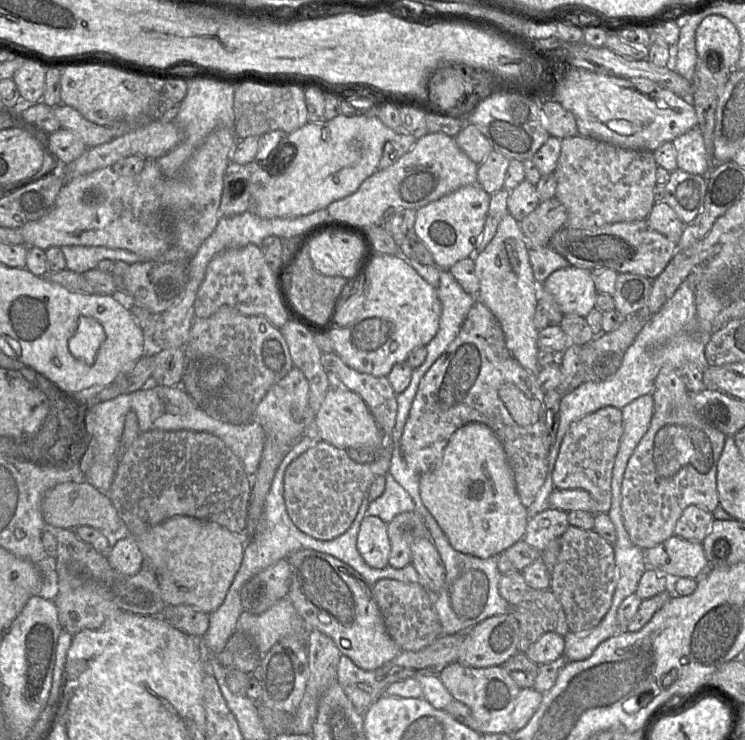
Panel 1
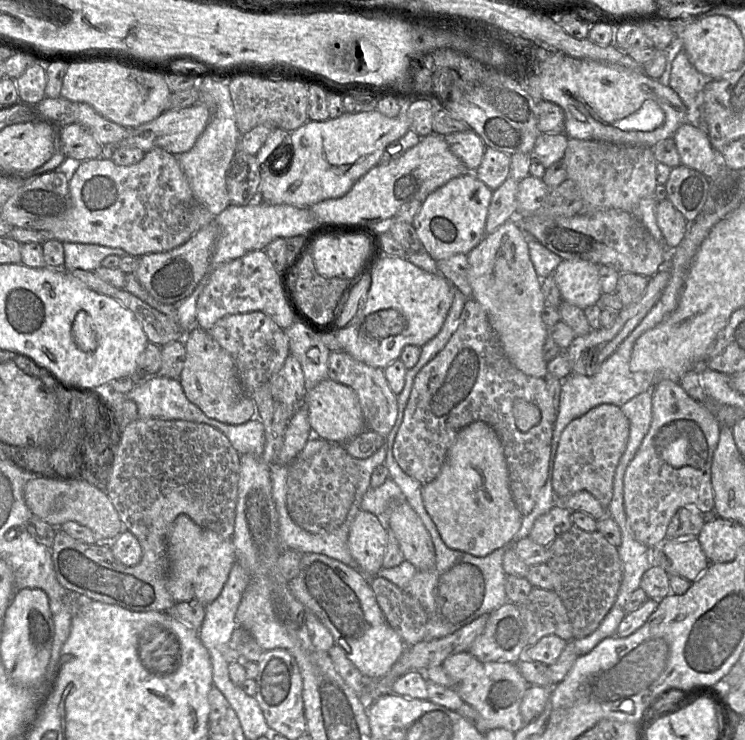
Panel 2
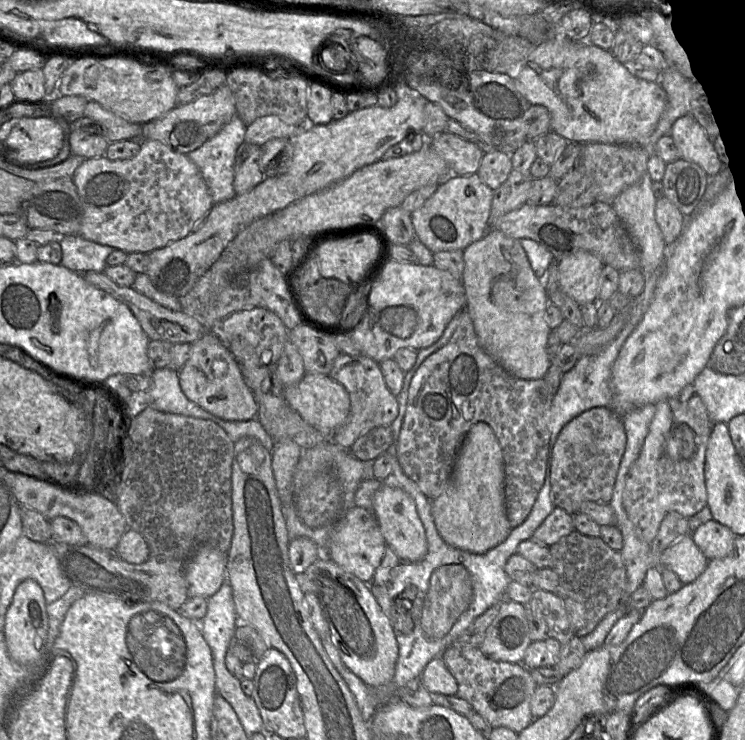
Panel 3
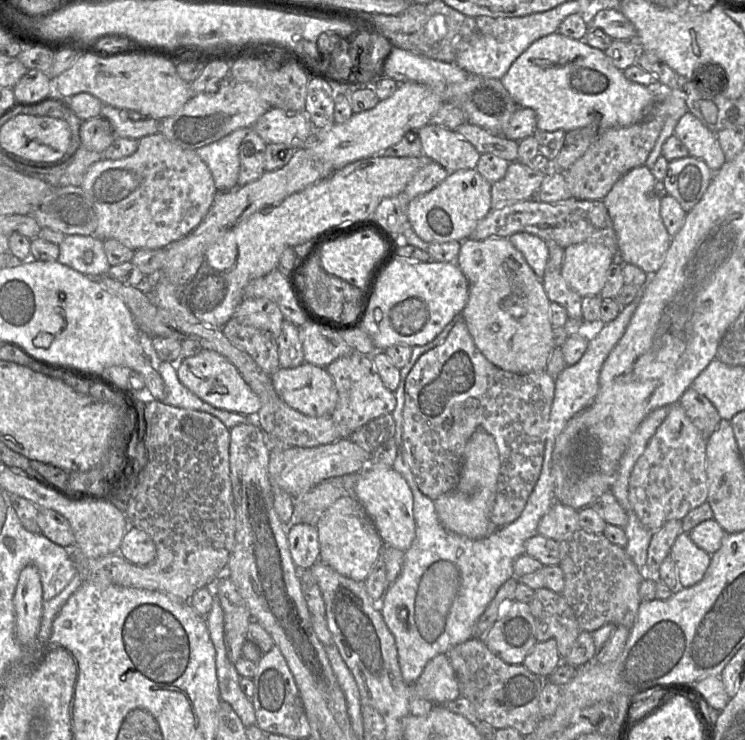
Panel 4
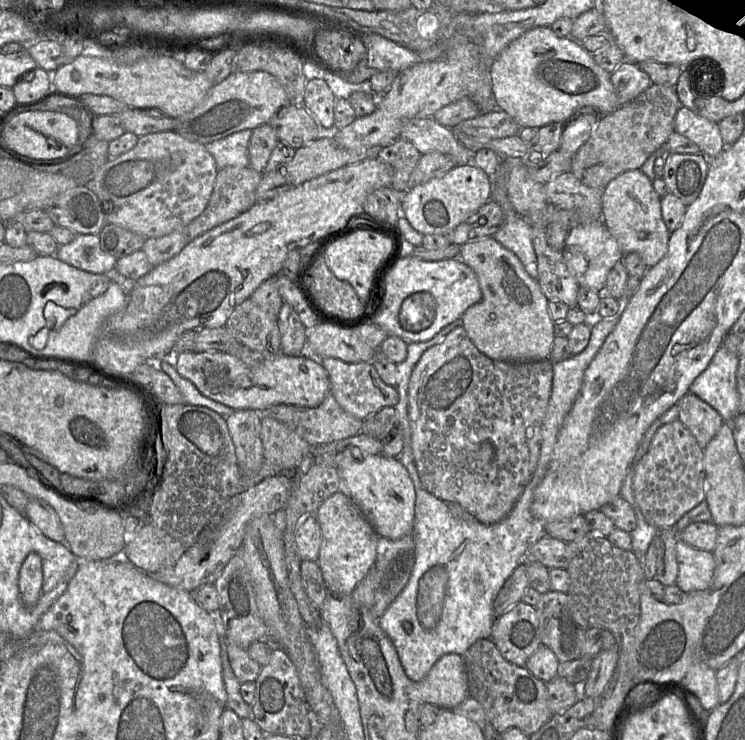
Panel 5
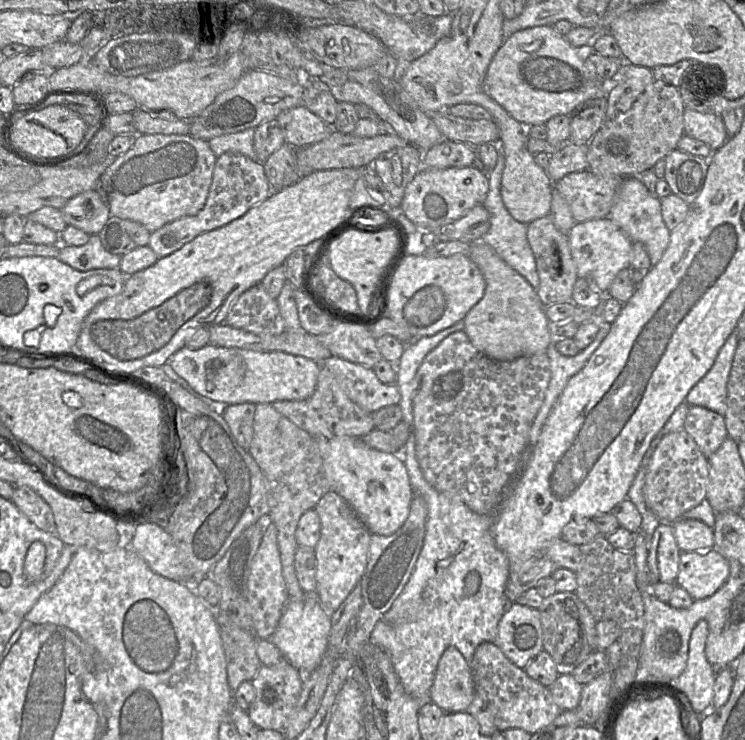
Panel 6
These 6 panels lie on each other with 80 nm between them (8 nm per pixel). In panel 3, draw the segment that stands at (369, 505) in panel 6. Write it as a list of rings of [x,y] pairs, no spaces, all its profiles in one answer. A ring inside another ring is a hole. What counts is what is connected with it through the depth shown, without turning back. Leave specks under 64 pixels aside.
[[[383,484],[373,495],[372,512],[386,544],[397,554],[400,561],[418,562],[425,557],[428,550],[425,529],[414,500],[402,488]]]

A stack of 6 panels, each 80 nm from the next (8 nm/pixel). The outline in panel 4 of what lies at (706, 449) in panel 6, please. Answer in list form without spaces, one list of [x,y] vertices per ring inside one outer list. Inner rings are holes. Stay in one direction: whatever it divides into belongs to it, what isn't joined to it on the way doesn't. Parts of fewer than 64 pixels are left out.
[[[692,387],[682,394],[679,404],[706,439],[712,435],[722,419],[714,405]]]

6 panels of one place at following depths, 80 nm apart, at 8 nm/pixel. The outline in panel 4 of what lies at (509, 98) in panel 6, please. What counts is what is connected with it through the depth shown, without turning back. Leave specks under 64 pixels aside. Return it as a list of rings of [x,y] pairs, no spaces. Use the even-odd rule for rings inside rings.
[[[559,32],[552,33],[550,35],[544,36],[535,42],[533,42],[511,65],[506,74],[500,79],[503,86],[512,96],[514,101],[523,108],[531,108],[536,112],[537,115],[537,130],[538,131],[556,131],[564,130],[569,132],[577,128],[583,128],[592,123],[597,123],[600,127],[600,130],[613,127],[625,127],[630,126],[635,123],[642,121],[650,112],[654,103],[658,100],[658,86],[657,87],[648,87],[641,85],[636,82],[628,80],[624,72],[616,68],[606,56],[605,52],[596,48],[593,48],[586,44],[584,40],[574,40],[568,37],[561,35]]]

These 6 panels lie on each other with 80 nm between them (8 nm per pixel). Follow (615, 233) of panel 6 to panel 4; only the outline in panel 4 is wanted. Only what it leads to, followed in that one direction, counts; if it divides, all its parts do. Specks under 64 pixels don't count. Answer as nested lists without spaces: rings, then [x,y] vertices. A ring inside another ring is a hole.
[[[573,244],[564,249],[561,274],[582,298],[600,296],[607,271],[614,261],[612,252],[600,244]]]

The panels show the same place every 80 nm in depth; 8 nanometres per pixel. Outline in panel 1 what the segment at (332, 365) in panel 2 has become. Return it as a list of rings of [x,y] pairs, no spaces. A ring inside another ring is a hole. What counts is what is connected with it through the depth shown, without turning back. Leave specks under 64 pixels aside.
[[[335,352],[323,353],[321,356],[321,364],[328,377],[330,386],[332,388],[346,388],[358,393],[367,404],[384,436],[386,436],[387,439],[390,439],[396,424],[398,394],[394,391],[388,378],[385,376],[377,377],[371,374],[358,372],[345,364]]]

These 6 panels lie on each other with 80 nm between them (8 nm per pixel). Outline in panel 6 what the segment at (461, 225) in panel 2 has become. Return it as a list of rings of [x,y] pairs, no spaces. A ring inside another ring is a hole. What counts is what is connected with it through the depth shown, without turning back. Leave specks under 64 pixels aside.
[[[478,164],[443,169],[422,168],[407,185],[400,207],[416,225],[435,228],[456,221],[473,207],[481,205],[488,190],[488,174]]]

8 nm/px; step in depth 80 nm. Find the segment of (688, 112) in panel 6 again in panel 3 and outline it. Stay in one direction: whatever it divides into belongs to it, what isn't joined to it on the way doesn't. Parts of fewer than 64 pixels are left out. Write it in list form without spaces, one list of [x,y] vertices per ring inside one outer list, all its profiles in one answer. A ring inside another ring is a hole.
[[[689,114],[680,117],[669,133],[681,158],[701,166],[709,177],[716,177],[726,169],[715,148],[715,139]]]

